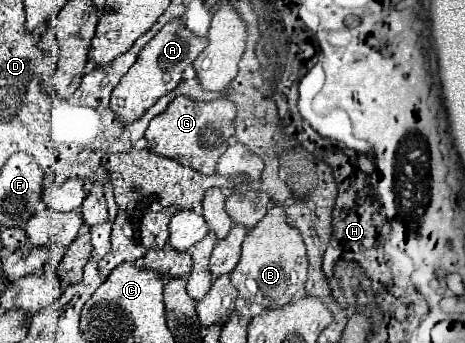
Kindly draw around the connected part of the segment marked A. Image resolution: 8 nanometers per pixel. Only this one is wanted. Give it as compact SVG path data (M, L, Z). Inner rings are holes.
M173 18L169 20L139 52L137 62L131 66L131 70L121 78L121 82L115 86L111 94L111 108L117 114L121 122L133 122L135 118L143 116L149 106L153 106L163 94L171 92L183 76L183 70L193 64L193 60L203 52L207 46L207 36L195 36L187 30L183 20Z

